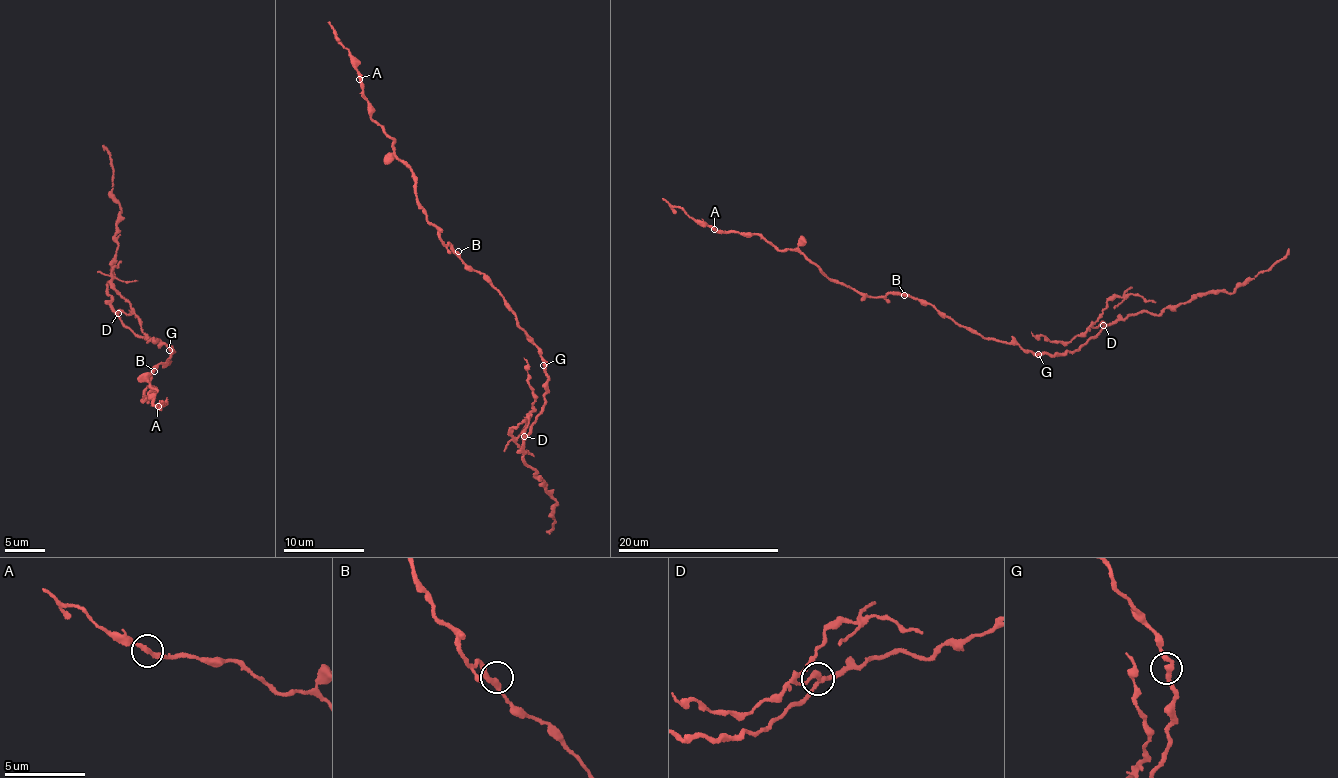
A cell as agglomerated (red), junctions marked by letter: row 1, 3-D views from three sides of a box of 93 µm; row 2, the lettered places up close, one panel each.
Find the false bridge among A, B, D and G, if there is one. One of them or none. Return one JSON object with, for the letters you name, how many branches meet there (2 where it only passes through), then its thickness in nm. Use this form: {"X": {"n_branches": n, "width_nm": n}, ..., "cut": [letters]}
{"D": {"n_branches": 3, "width_nm": 240}, "cut": ["D"]}

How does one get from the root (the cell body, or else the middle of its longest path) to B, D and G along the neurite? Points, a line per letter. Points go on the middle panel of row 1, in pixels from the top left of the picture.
B: (511, 311), (503, 294), (466, 264), (458, 251)
D: (511, 311), (517, 326), (538, 349), (545, 363), (544, 410), (534, 423), (532, 432), (524, 436)
G: (511, 311), (517, 326), (538, 349), (543, 365)

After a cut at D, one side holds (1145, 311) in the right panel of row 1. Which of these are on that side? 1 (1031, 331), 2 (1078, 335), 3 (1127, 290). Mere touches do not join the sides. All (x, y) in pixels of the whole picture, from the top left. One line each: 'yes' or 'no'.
1: no
2: no
3: no

